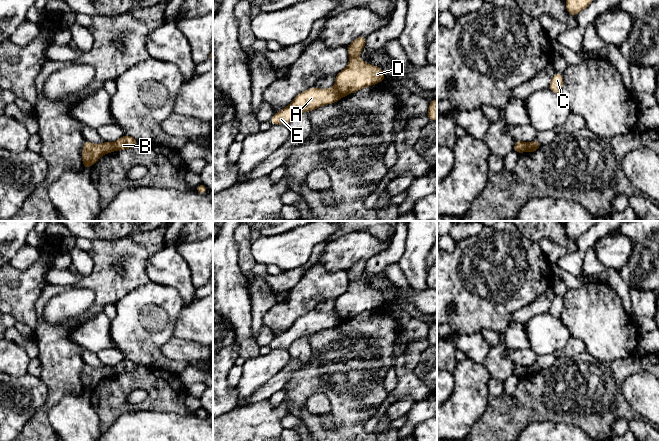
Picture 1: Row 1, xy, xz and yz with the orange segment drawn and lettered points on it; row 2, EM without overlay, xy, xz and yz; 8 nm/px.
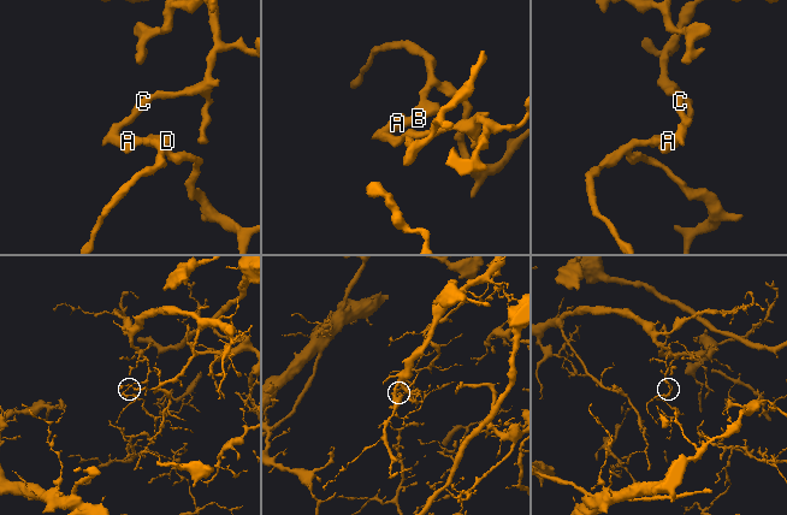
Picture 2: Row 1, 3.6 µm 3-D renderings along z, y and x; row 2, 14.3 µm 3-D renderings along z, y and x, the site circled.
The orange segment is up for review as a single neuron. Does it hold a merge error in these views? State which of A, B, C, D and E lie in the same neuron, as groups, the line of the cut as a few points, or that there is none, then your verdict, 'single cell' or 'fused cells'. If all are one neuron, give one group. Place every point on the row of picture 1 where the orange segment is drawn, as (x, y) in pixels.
A C E / B D | xz (334, 86), (342, 96) | fused cells

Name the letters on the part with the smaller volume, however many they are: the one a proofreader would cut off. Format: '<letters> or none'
B, D

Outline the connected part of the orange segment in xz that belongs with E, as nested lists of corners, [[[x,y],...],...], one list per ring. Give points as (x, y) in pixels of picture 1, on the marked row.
[[[314,86],[299,93],[287,107],[279,113],[275,113],[269,123],[288,125],[295,116],[306,111],[313,111],[323,105],[336,103],[341,98],[342,95],[335,86],[327,89],[319,89]]]

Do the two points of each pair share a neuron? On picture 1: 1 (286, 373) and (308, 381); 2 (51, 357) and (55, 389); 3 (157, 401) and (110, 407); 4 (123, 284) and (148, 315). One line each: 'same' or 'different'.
1: different
2: same
3: same
4: different

